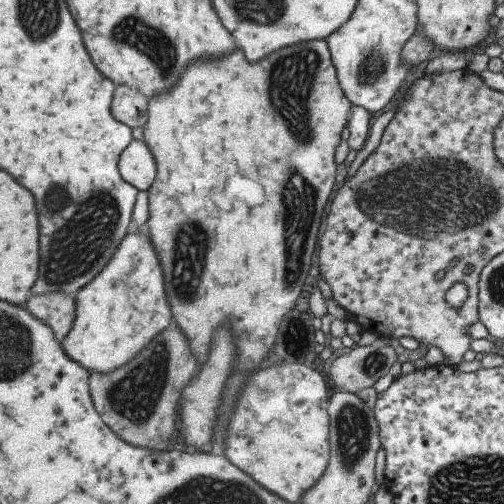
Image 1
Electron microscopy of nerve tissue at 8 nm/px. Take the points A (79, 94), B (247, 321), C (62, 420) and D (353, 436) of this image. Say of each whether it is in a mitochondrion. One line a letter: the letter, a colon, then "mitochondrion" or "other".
A: other
B: other
C: other
D: mitochondrion

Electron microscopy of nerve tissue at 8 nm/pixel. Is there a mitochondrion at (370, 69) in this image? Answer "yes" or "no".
yes

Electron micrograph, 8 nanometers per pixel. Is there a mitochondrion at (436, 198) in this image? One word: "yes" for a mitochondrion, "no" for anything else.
yes

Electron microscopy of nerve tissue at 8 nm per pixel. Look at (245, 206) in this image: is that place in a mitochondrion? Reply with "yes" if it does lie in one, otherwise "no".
no

